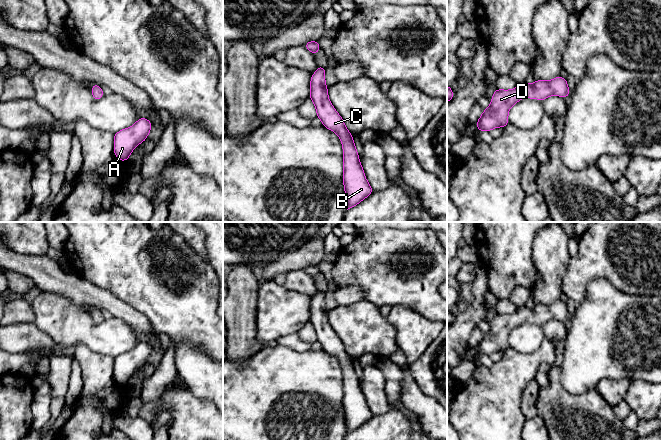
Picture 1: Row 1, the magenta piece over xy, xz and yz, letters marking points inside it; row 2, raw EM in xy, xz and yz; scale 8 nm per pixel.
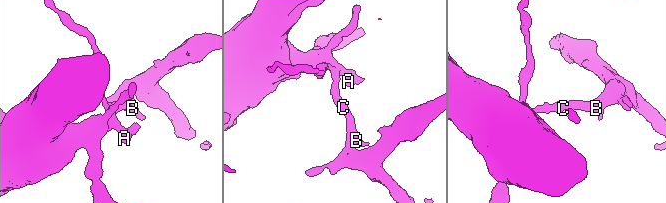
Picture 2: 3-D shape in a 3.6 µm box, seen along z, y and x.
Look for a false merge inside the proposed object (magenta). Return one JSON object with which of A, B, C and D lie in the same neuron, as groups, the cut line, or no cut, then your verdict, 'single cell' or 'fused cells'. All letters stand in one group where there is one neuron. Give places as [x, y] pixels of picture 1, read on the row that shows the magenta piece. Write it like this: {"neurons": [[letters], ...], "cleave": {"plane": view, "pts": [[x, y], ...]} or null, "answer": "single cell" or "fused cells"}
{"neurons": [["A", "B", "C", "D"]], "cleave": null, "answer": "single cell"}

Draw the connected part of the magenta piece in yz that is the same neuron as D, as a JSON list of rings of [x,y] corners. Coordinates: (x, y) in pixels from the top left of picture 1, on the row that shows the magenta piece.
[[[560,76],[551,81],[535,80],[532,85],[522,83],[513,90],[495,90],[491,105],[486,108],[477,121],[477,130],[490,131],[497,127],[508,125],[509,109],[522,98],[535,98],[544,100],[551,95],[563,98],[569,96],[569,88],[566,78]]]

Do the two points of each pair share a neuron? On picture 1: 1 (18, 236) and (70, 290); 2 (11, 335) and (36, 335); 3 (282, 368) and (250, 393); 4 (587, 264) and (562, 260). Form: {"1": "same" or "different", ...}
{"1": "different", "2": "same", "3": "same", "4": "different"}

